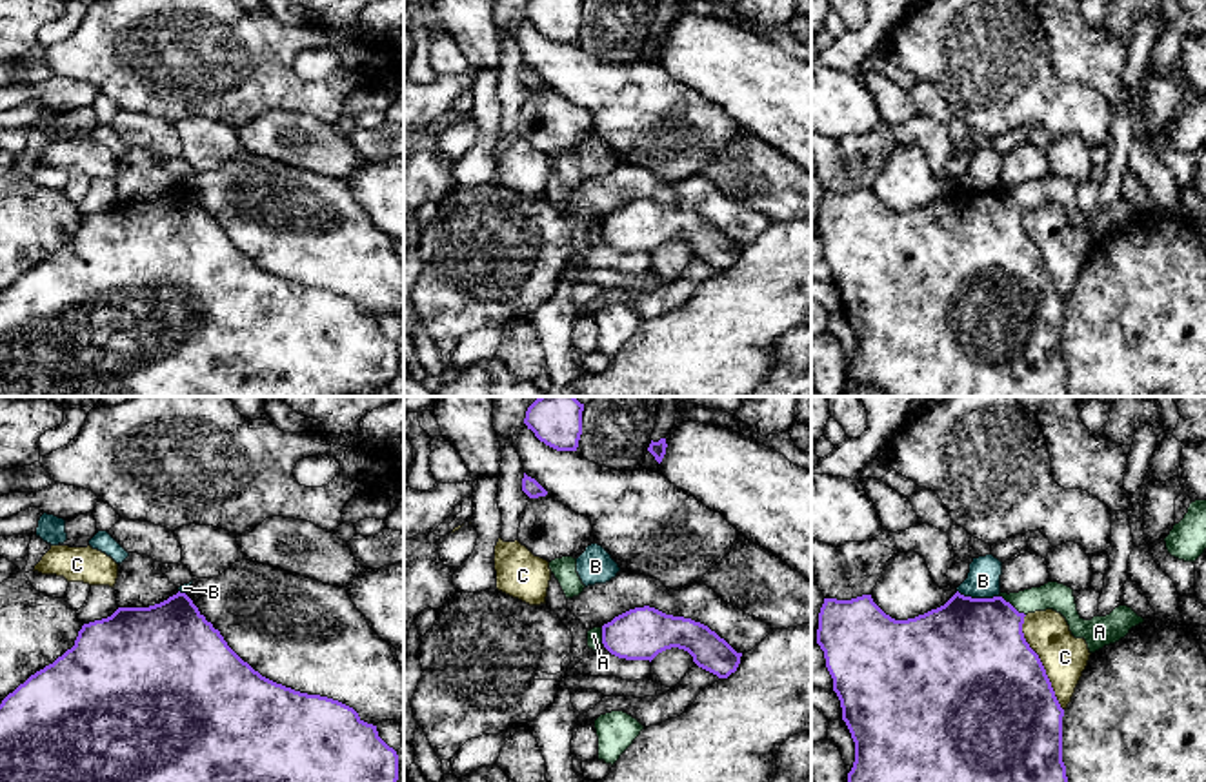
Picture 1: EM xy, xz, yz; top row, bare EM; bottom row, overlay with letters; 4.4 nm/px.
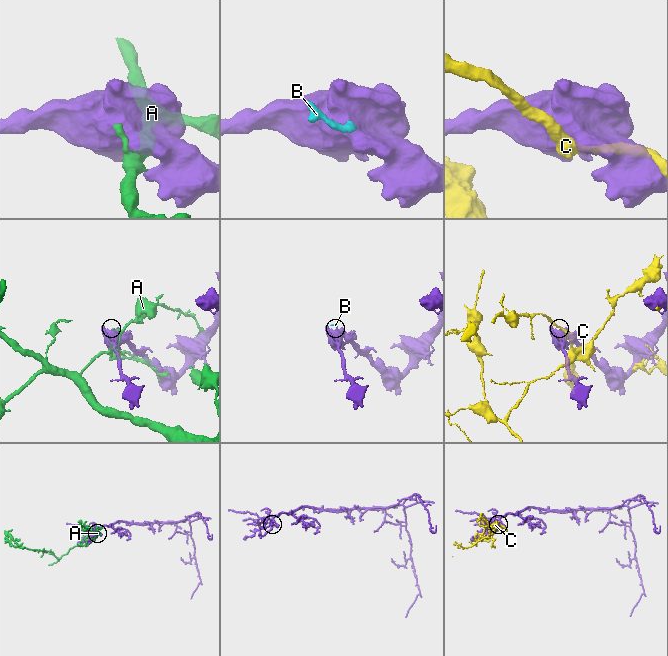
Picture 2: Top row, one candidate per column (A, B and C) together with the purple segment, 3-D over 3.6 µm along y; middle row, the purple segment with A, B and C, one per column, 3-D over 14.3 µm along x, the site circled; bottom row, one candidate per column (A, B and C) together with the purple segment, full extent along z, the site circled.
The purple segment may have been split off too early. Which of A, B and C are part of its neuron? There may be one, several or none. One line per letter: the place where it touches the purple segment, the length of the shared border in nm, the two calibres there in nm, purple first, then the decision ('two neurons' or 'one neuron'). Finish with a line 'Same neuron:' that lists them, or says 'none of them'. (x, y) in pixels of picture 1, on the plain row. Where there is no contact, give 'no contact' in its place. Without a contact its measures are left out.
A: yz (1010, 197) | 150 nm | 440/120 nm | two neurons
B: yz (977, 191) | 190 nm | 500/150 nm | two neurons
C: yz (1041, 255) | 460 nm | 500/200 nm | two neurons
Same neuron: none of them

